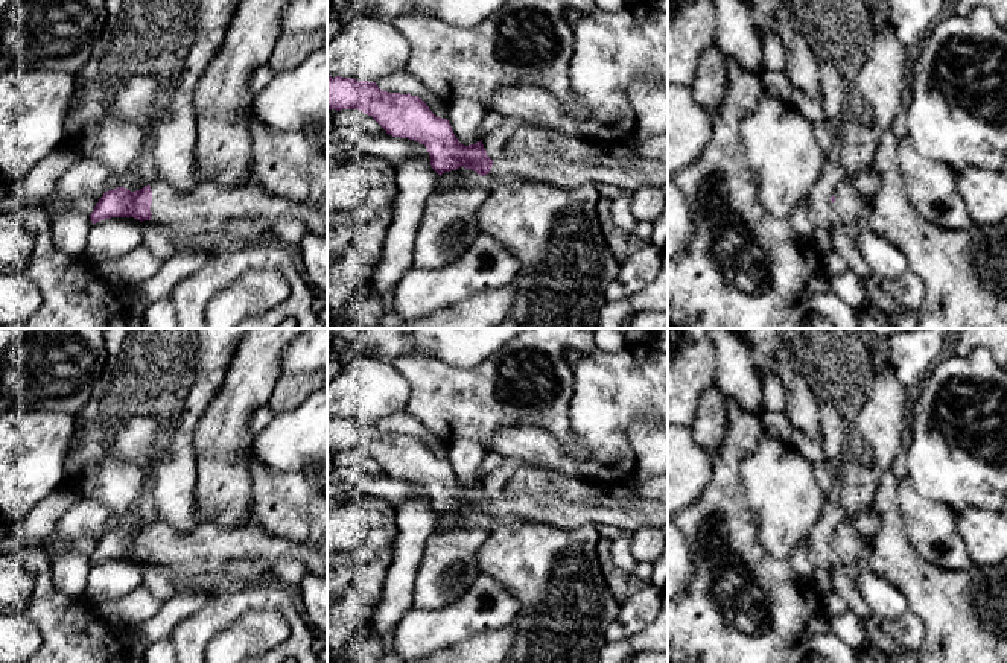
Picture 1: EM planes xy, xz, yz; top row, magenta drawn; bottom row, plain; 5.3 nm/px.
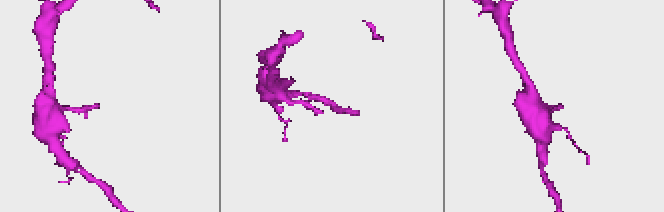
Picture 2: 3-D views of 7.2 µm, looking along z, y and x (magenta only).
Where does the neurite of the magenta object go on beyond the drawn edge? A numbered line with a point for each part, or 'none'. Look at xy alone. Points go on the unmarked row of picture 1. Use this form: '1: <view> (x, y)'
1: xy (204, 549)

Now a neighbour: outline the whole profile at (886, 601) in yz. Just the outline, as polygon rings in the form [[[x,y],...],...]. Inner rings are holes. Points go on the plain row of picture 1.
[[[858,567],[852,573],[859,595],[873,614],[882,620],[891,620],[908,611],[905,596],[887,579],[864,567]]]

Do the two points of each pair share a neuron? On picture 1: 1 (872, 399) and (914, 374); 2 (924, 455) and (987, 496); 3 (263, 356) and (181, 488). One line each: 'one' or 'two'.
1: two
2: one
3: two

